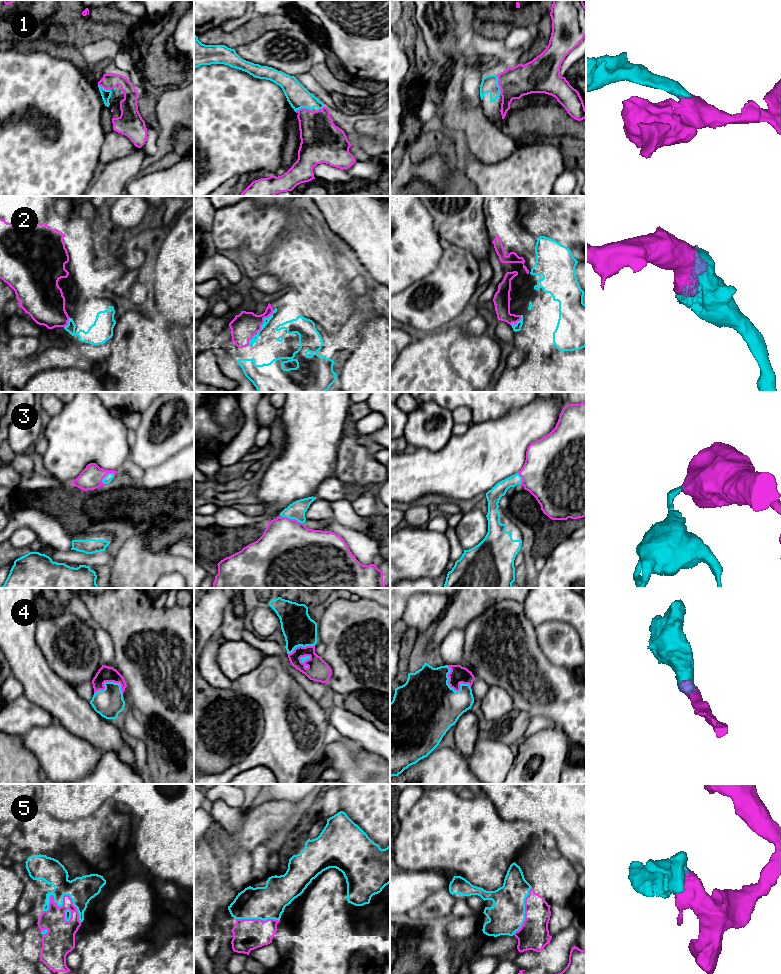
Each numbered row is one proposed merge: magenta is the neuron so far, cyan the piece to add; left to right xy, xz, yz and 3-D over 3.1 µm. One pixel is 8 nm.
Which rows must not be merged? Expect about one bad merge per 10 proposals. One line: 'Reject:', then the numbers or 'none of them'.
Reject: none of them

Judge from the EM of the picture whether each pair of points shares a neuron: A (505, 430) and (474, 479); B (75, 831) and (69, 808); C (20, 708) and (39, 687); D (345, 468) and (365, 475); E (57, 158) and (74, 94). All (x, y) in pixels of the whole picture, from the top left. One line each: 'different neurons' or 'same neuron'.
A: same neuron
B: different neurons
C: different neurons
D: same neuron
E: same neuron

